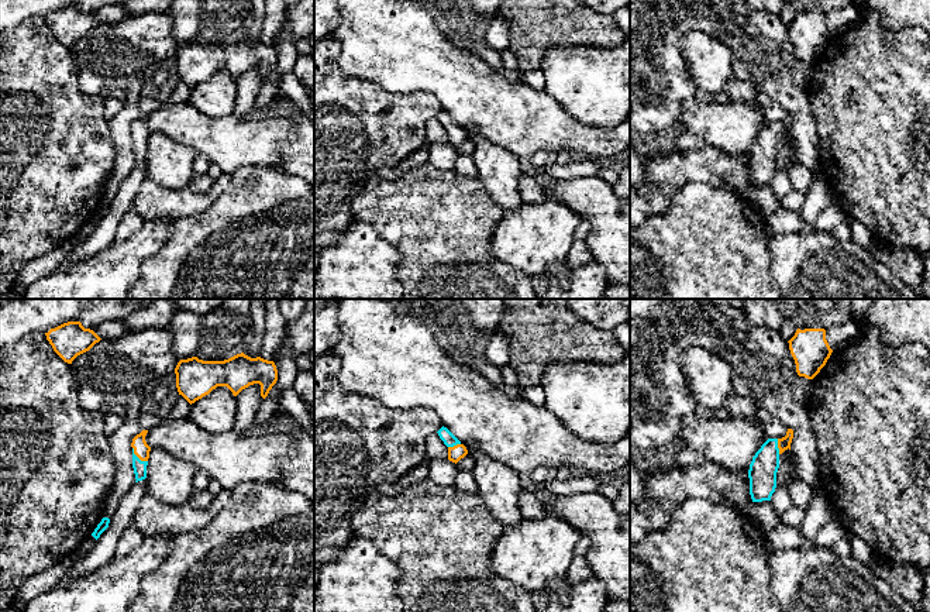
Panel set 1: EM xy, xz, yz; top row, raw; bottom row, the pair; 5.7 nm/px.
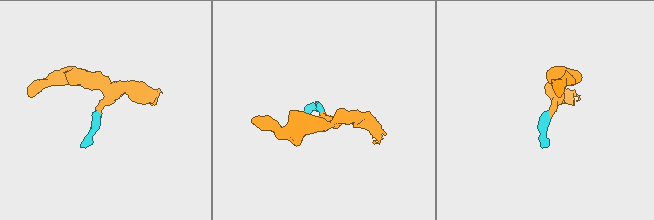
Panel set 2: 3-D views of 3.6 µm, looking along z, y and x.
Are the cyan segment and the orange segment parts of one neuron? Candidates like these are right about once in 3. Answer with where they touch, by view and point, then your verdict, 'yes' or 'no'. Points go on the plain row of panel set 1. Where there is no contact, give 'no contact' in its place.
xy (137, 141) | yes

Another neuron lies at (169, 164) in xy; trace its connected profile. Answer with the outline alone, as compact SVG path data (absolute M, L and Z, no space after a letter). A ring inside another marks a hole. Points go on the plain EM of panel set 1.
M151 134L147 149L148 178L168 189L190 183L197 152L165 134Z

